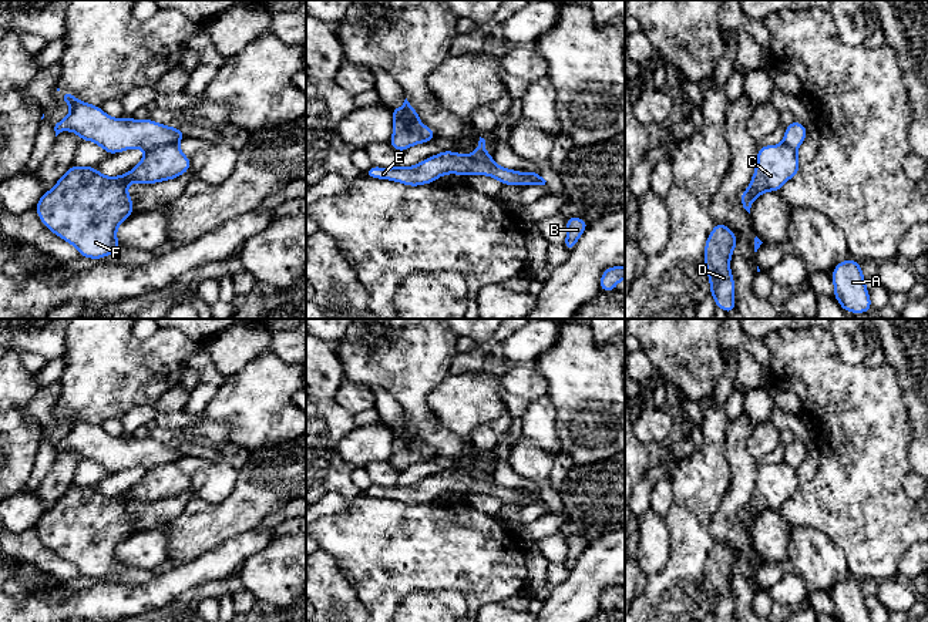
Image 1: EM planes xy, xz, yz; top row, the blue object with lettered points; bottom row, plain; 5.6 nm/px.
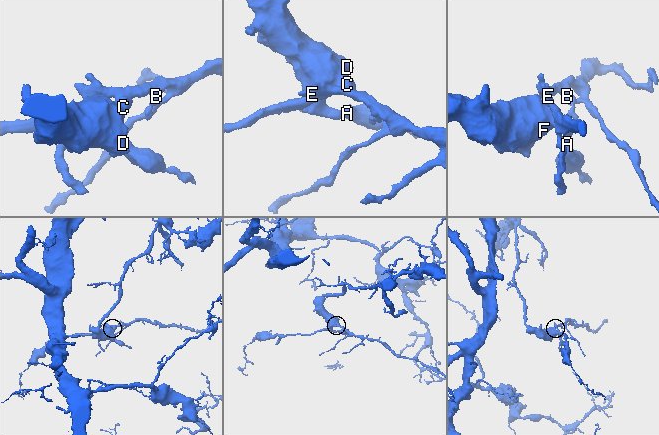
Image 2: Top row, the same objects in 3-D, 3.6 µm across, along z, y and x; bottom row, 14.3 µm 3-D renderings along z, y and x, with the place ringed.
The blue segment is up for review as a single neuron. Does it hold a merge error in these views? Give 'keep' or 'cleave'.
cleave

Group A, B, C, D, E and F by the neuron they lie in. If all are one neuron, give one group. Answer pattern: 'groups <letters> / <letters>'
groups A C D F / B E

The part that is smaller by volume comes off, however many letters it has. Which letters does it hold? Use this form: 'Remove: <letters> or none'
Remove: B, E

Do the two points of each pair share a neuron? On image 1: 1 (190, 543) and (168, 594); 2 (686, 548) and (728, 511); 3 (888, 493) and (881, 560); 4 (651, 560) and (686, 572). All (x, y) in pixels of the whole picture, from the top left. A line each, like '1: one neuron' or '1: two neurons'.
1: two neurons
2: two neurons
3: one neuron
4: two neurons

